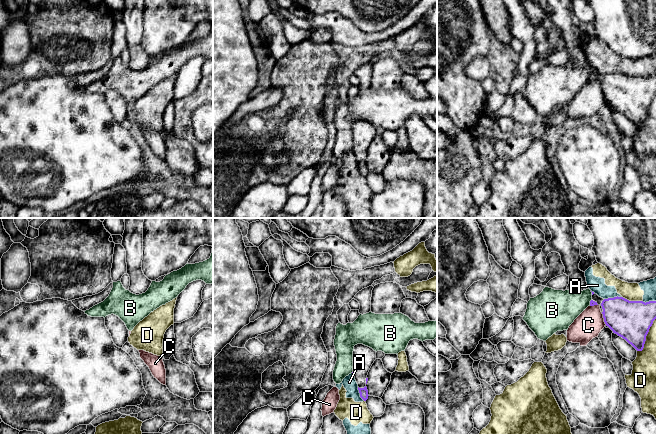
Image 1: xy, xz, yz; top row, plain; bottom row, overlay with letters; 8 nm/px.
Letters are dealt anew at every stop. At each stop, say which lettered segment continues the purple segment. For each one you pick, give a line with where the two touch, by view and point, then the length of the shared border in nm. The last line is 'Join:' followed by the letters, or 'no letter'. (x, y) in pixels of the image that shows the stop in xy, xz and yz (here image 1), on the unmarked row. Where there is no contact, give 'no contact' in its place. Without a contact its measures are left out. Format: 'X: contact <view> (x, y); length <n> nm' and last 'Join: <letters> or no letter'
Join: no letter

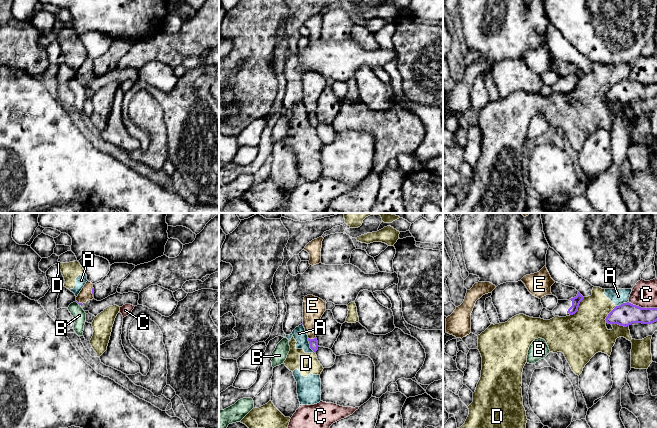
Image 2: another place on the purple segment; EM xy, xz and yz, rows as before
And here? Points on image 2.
E: contact xz (311, 115); length 70 nm
Join: E

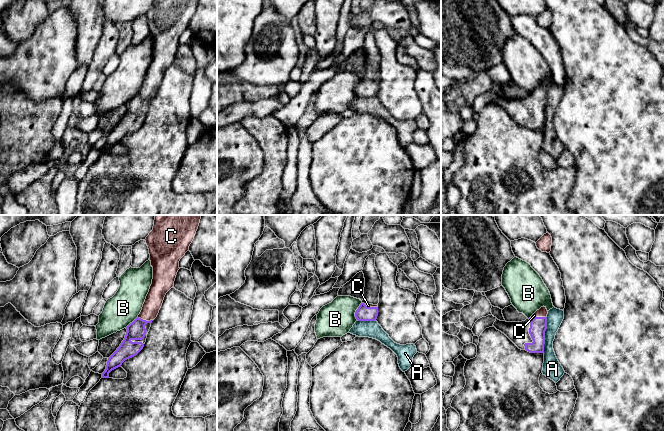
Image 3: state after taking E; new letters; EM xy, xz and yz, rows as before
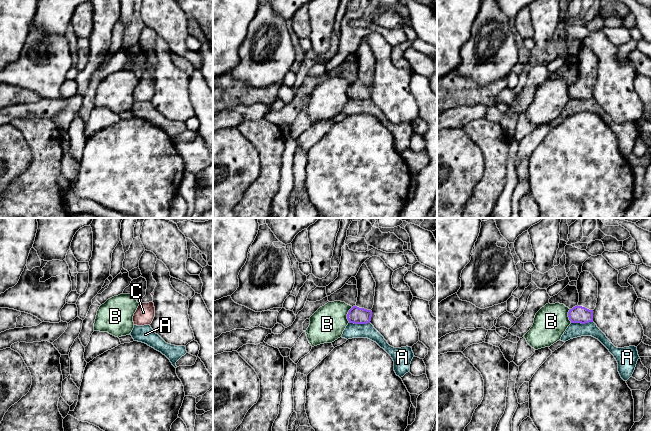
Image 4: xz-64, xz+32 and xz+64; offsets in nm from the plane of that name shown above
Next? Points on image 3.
C: contact yz (538, 93); length 140 nm
Join: C

